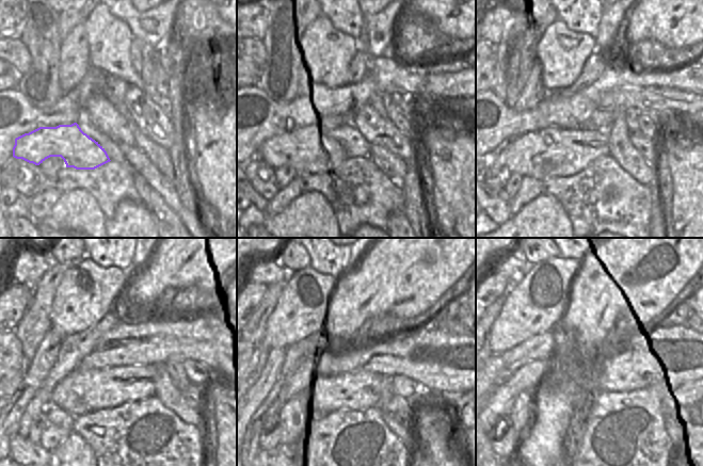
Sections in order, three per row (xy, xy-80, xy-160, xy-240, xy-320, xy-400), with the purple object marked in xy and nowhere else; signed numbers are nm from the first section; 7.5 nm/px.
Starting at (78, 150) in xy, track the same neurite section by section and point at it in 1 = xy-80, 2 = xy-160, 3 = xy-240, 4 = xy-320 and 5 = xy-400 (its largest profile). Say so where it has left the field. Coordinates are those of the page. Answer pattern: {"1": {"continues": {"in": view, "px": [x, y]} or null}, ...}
{"1": {"continues": {"in": "xy-80", "px": [318, 148]}}, "2": {"continues": {"in": "xy-160", "px": [552, 153]}}, "3": {"continues": {"in": "xy-240", "px": [83, 391]}}, "4": {"continues": {"in": "xy-320", "px": [361, 389]}}, "5": {"continues": {"in": "xy-400", "px": [596, 373]}}}

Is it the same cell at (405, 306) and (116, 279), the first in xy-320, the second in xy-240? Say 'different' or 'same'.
different

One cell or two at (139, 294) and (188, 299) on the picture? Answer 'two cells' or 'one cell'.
one cell

